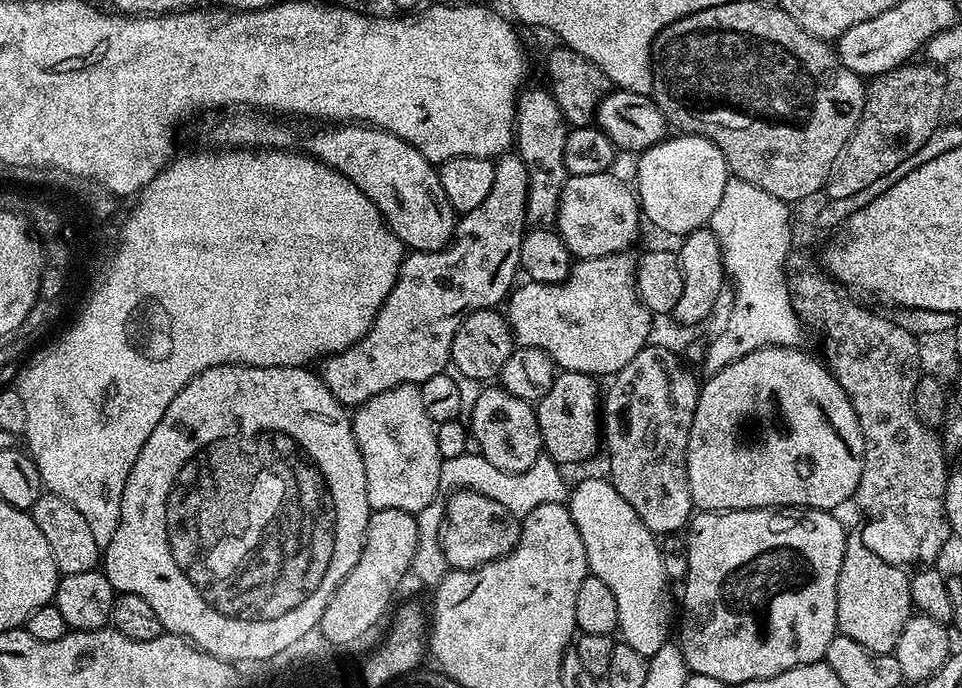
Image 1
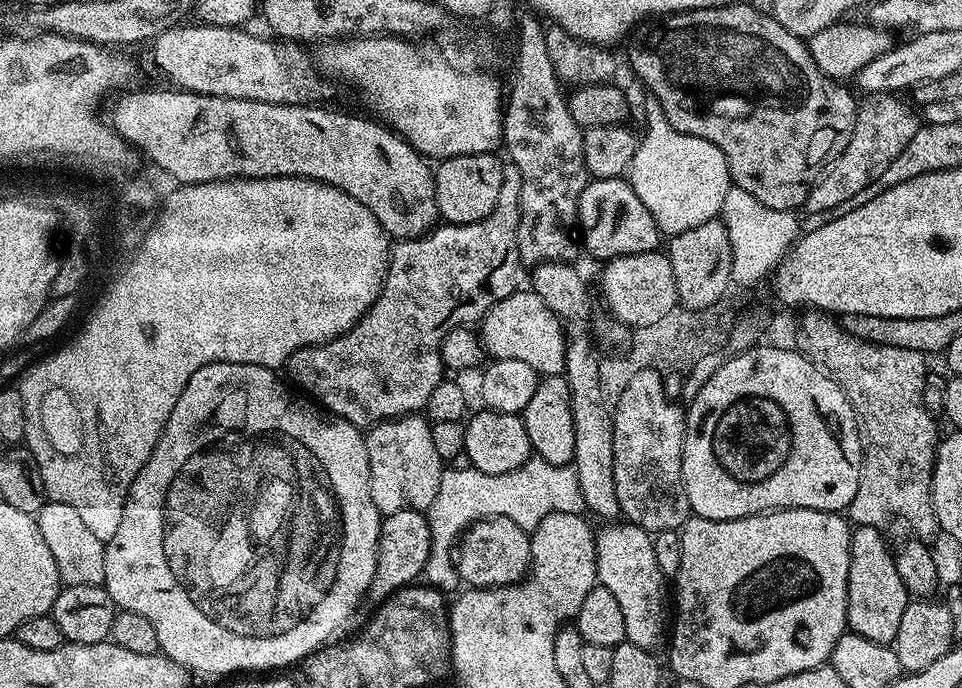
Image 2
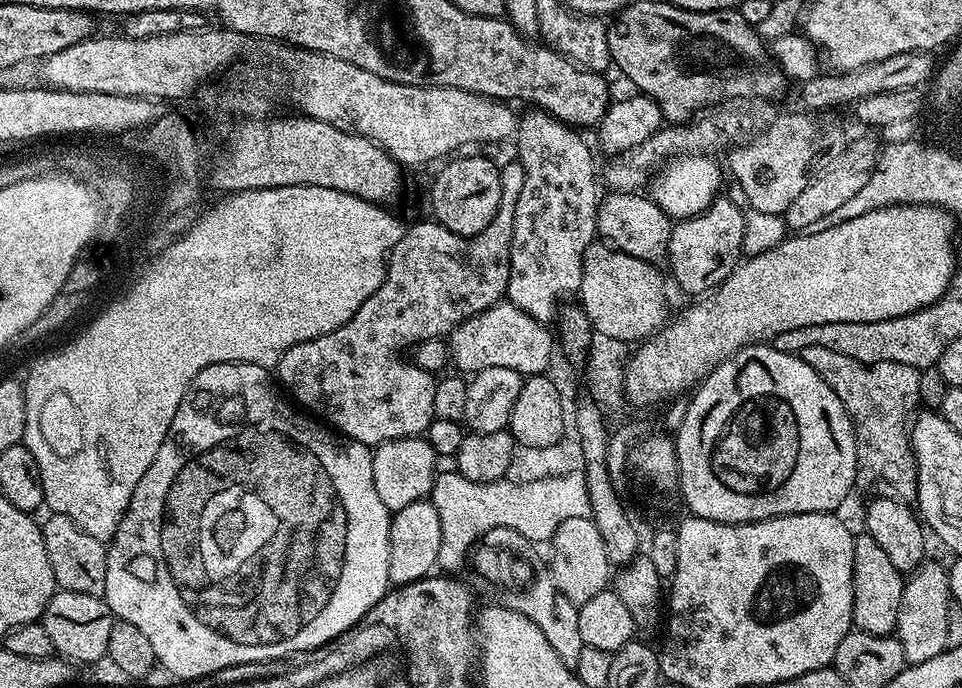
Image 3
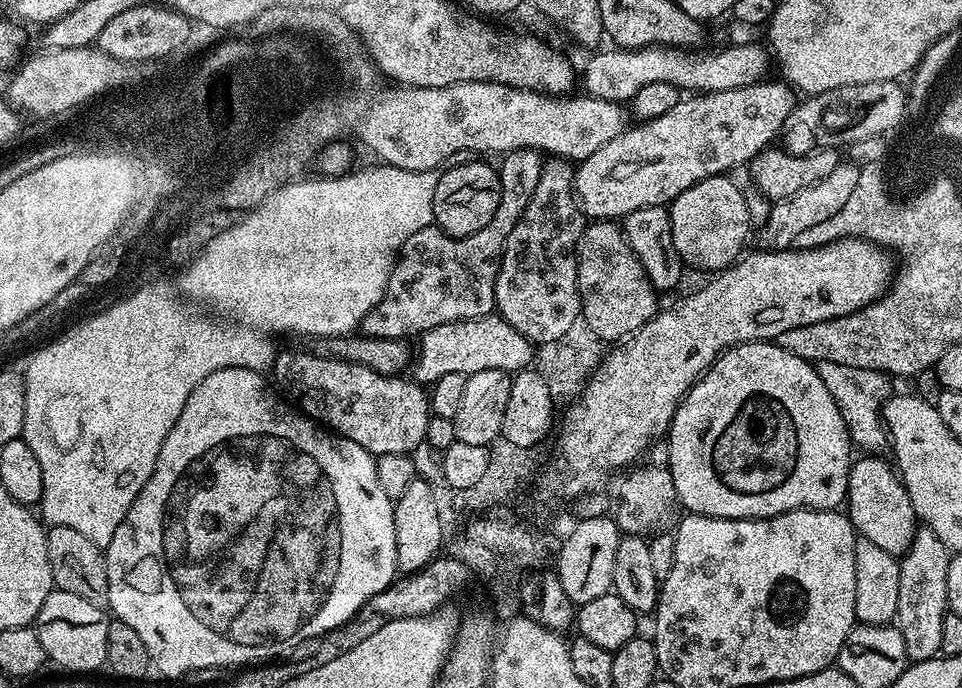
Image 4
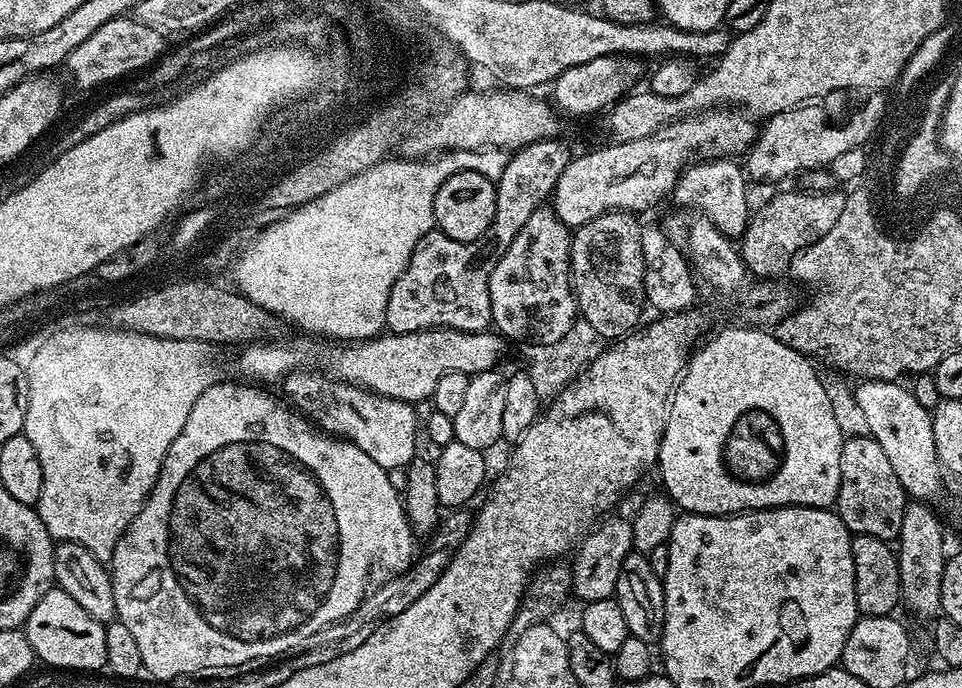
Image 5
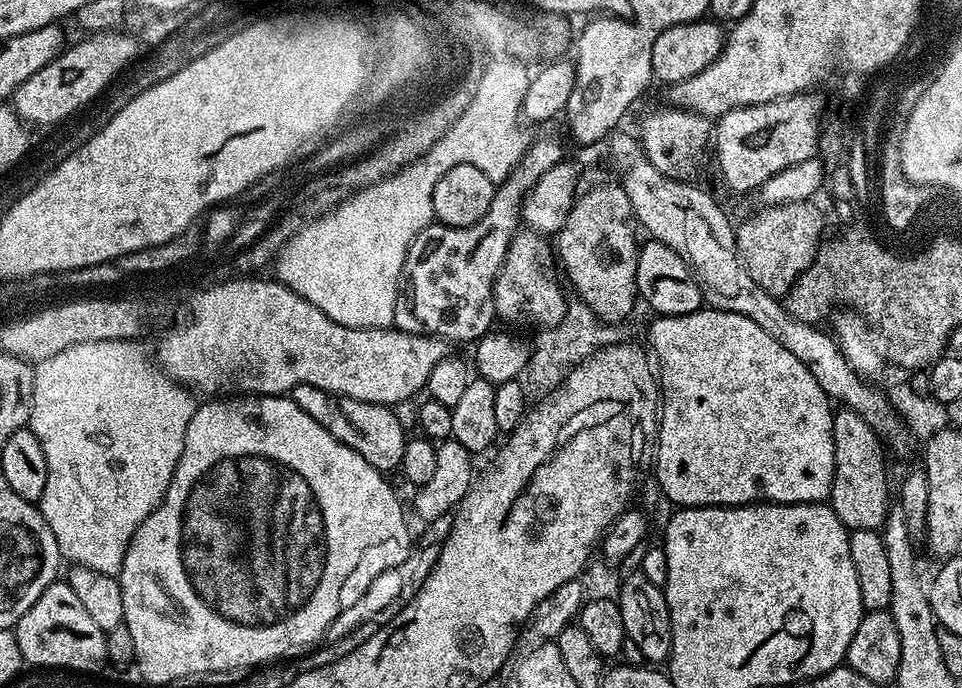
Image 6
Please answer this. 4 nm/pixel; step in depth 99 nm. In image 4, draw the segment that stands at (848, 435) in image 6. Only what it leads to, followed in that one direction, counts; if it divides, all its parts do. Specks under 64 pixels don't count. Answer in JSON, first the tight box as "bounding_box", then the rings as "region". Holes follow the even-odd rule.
{"bounding_box":[846,454,918,557],"region":[[[864,454],[853,459],[852,468],[848,471],[848,495],[846,497],[846,515],[853,528],[856,529],[857,537],[861,540],[869,540],[876,543],[886,554],[894,557],[902,557],[906,550],[910,550],[910,542],[914,538],[918,527],[916,511],[910,502],[910,494],[904,489],[903,479],[898,475],[895,467],[887,459],[876,454]]]}

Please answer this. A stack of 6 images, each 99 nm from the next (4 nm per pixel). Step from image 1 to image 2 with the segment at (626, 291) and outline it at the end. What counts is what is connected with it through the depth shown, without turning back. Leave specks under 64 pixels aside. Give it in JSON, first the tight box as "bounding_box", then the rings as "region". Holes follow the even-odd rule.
{"bounding_box":[478,290,566,377],"region":[[[513,290],[509,296],[502,298],[478,324],[478,335],[484,351],[492,360],[516,358],[534,366],[541,377],[558,376],[564,370],[564,345],[566,337],[564,326],[552,313],[550,306],[542,302],[538,293],[531,290]]]}

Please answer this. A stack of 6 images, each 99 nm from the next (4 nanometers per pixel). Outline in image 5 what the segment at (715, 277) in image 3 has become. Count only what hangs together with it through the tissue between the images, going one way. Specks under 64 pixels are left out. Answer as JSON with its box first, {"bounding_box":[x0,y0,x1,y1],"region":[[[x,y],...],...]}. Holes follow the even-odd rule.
{"bounding_box":[671,158,750,238],"region":[[[732,158],[705,160],[693,163],[680,173],[676,181],[676,189],[672,191],[671,199],[677,200],[684,210],[701,212],[726,237],[739,238],[744,234],[744,227],[750,219],[748,208],[748,188],[744,185],[746,172],[736,165]]]}

